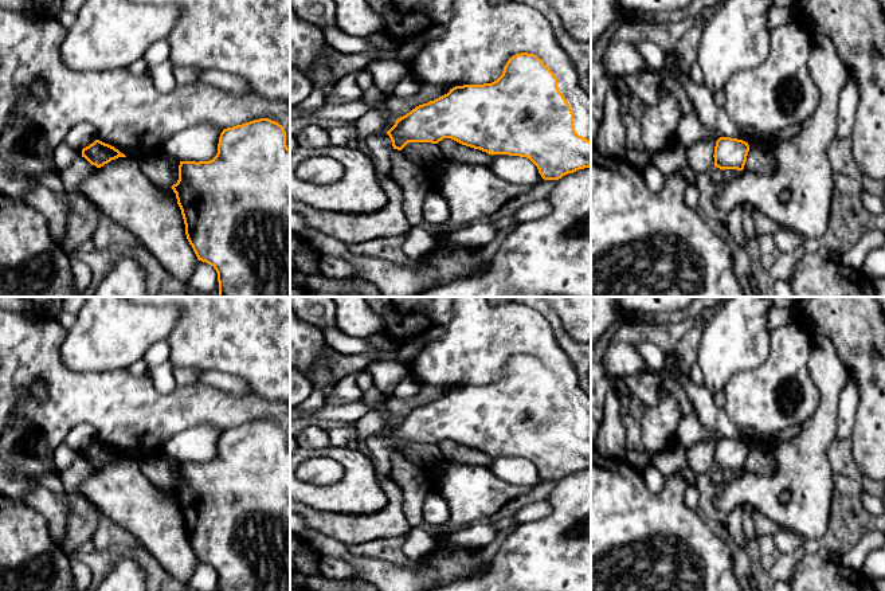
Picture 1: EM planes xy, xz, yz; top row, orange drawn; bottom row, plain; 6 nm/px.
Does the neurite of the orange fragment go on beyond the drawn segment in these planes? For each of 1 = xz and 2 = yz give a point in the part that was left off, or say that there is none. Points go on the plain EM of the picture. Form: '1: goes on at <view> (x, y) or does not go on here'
1: does not go on here
2: does not go on here

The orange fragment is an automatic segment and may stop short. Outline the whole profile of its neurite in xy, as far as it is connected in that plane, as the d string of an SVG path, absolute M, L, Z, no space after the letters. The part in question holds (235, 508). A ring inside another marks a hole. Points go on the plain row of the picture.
M269 419L254 420L223 430L218 454L209 462L180 462L179 481L171 488L185 525L185 536L199 561L211 565L218 574L219 591L290 591L290 450L282 426Z

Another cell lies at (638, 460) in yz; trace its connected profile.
M627 450L624 459L634 469L643 471L651 462L651 454L647 451Z

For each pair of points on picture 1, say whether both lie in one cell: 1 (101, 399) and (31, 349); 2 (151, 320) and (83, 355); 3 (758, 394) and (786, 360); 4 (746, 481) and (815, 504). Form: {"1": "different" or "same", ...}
{"1": "same", "2": "same", "3": "same", "4": "same"}

